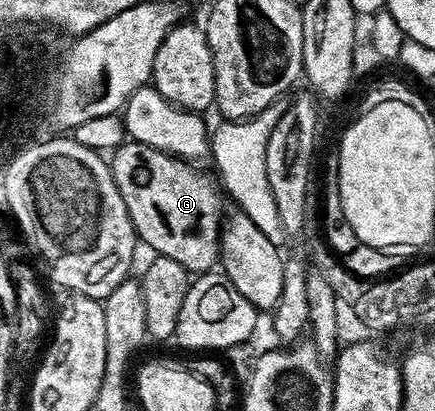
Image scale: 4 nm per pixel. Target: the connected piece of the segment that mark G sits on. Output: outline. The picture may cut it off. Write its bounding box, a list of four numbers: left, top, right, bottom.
[110,141,226,273]

